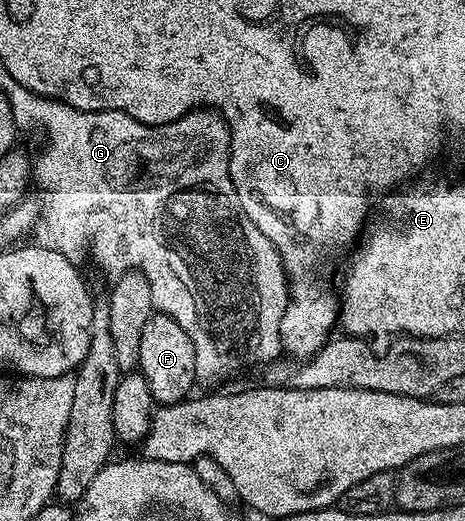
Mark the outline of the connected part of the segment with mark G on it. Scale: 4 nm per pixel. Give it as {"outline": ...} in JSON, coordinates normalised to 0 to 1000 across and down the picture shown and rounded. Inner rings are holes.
{"outline":[[[67,180],[56,188],[60,190],[60,234],[77,238],[101,259],[101,271],[95,273],[84,301],[73,301],[71,338],[77,347],[84,344],[84,353],[92,359],[88,430],[90,436],[101,436],[101,453],[110,459],[103,463],[116,476],[135,491],[163,503],[176,501],[178,476],[187,476],[198,503],[232,534],[245,534],[284,518],[308,522],[312,534],[320,534],[320,549],[333,582],[331,597],[355,607],[370,607],[381,626],[389,626],[398,641],[406,641],[415,656],[415,672],[424,679],[419,718],[430,731],[471,729],[477,722],[488,722],[495,714],[527,704],[529,699],[563,702],[581,691],[602,689],[600,643],[604,641],[604,610],[613,603],[622,574],[622,532],[587,464],[578,464],[578,457],[570,457],[570,449],[561,449],[561,441],[544,434],[535,411],[518,403],[518,388],[505,370],[501,315],[492,305],[497,248],[490,246],[488,232],[471,221],[469,213],[413,211],[361,238],[305,238],[277,226],[277,219],[252,211],[185,215],[135,200],[129,192],[101,192],[95,184]]]}

